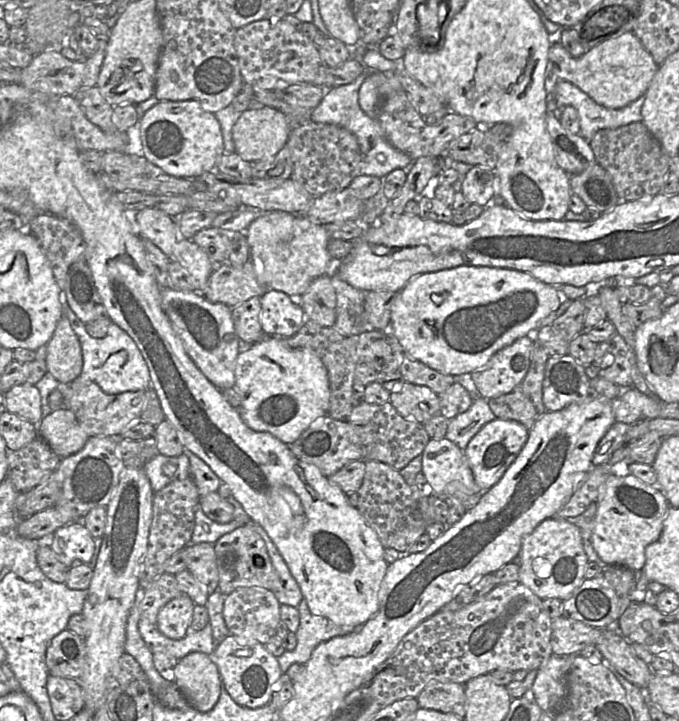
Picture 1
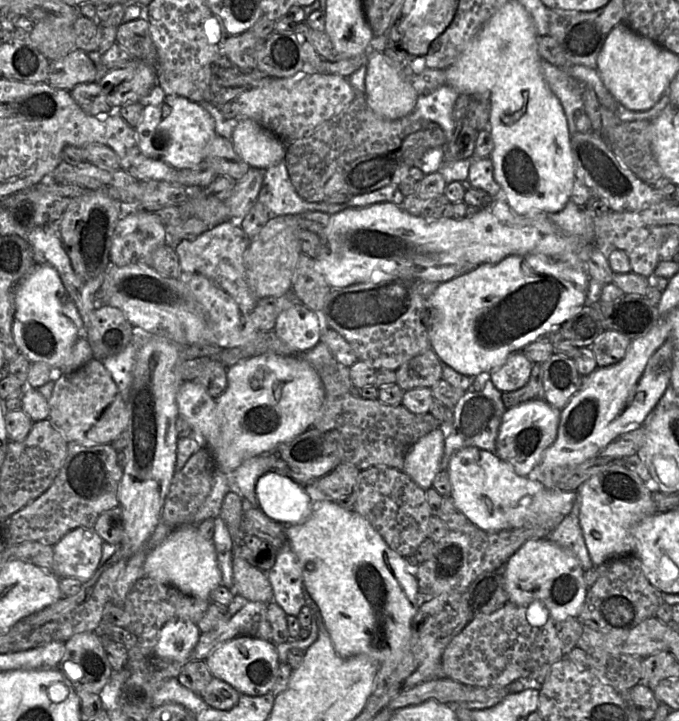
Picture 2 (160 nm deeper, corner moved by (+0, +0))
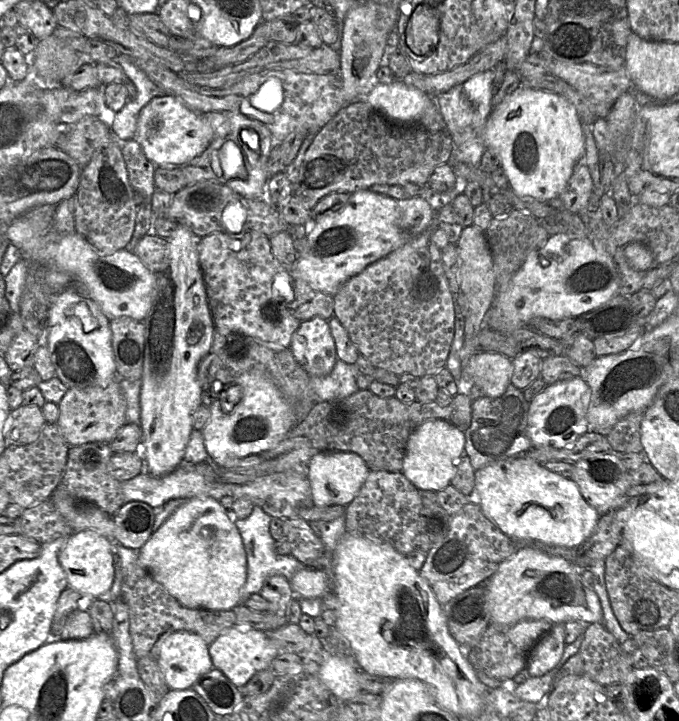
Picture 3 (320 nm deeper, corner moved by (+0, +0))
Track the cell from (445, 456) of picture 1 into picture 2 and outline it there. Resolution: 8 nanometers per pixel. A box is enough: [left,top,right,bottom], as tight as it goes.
[448,447,576,532]

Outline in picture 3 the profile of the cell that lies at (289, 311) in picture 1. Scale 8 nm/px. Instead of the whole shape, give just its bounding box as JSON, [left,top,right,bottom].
[289,317,338,376]

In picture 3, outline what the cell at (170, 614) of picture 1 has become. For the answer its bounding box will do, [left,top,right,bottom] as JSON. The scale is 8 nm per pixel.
[152,631,214,690]

